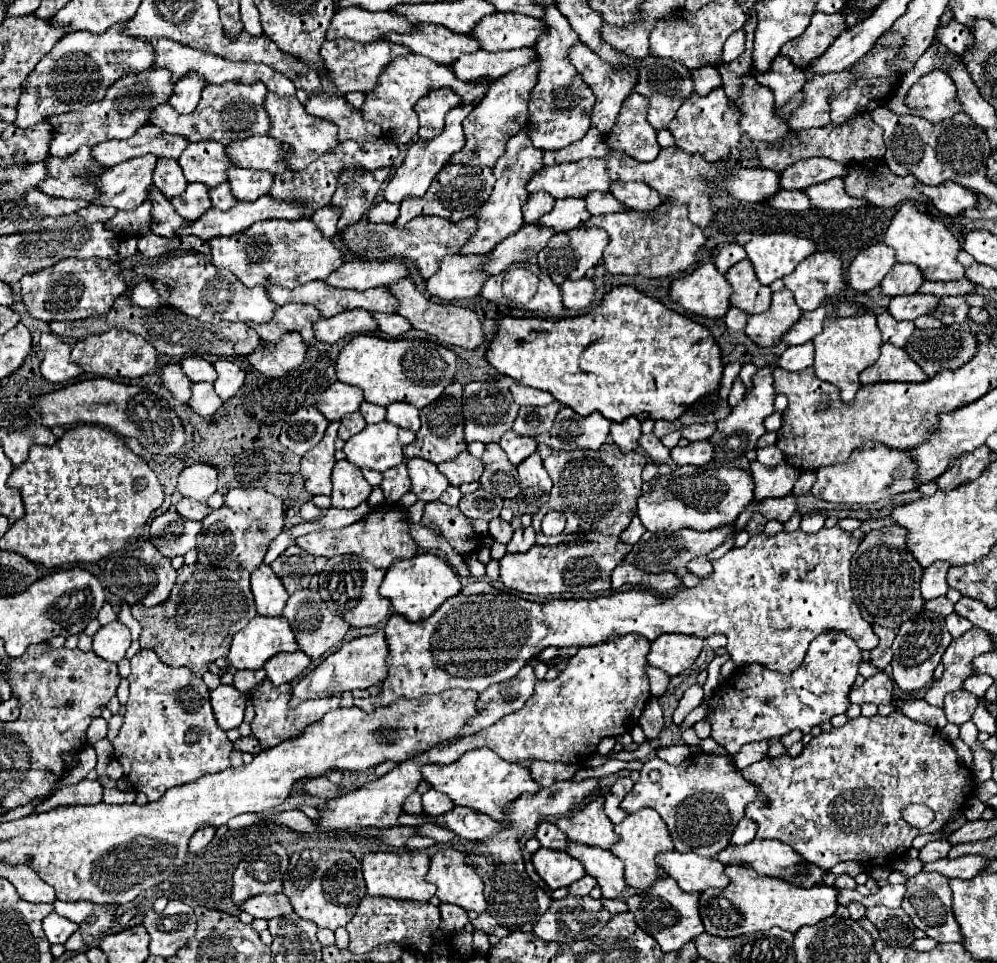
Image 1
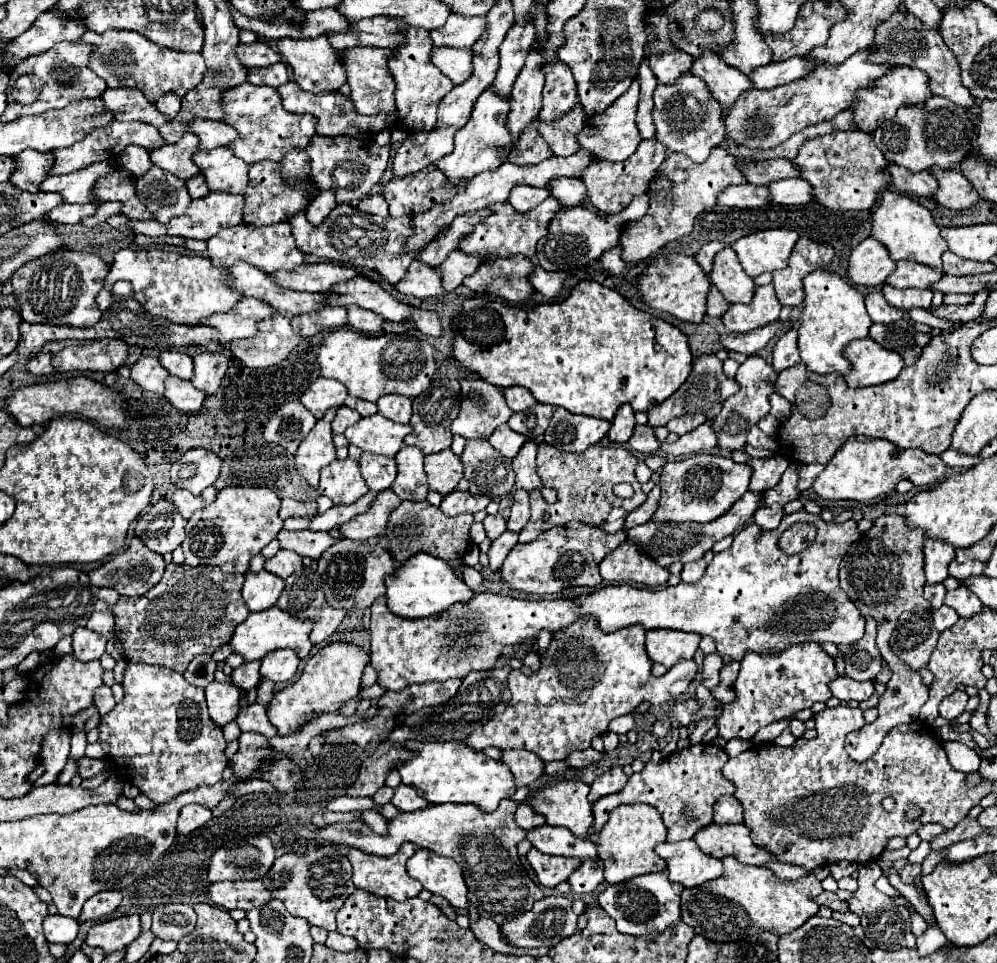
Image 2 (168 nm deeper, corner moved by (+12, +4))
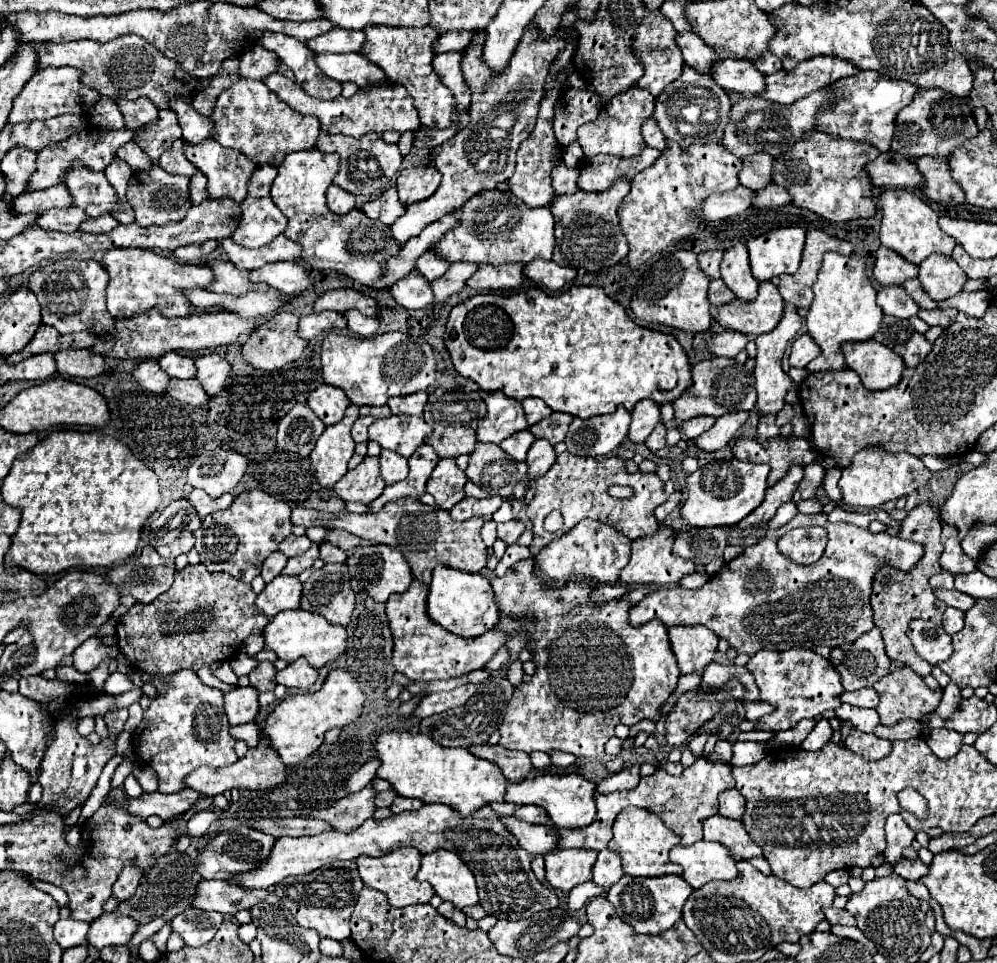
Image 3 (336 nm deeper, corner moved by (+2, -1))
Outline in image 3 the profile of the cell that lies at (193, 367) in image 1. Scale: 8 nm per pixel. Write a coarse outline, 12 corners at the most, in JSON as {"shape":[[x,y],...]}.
{"shape":[[178,352],[162,354],[158,364],[170,378],[194,378],[194,360]]}

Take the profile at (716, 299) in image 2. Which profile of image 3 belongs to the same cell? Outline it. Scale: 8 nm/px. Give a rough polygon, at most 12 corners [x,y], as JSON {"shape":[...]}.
{"shape":[[718,278],[710,282],[708,300],[714,308],[734,300],[732,290]]}

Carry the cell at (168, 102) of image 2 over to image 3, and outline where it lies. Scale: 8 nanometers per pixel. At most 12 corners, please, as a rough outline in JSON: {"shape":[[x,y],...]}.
{"shape":[[160,110],[158,120],[142,126],[134,142],[158,162],[182,138],[178,116]]}

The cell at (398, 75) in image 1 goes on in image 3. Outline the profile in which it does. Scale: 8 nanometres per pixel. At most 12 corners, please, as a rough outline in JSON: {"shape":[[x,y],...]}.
{"shape":[[316,54],[316,66],[336,82],[368,86],[386,74],[362,54]]}

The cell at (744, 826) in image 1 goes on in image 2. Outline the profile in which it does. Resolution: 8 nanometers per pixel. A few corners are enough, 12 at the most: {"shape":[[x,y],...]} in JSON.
{"shape":[[734,795],[714,805],[714,823],[744,823],[742,807]]}

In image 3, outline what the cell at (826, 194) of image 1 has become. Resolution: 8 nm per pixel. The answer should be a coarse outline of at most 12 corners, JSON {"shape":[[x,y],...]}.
{"shape":[[778,184],[756,190],[752,206],[776,208],[790,202],[788,192]]}

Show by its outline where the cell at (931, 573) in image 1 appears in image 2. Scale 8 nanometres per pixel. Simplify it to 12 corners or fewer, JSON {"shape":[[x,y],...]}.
{"shape":[[924,541],[926,585],[948,577],[956,551],[944,541]]}

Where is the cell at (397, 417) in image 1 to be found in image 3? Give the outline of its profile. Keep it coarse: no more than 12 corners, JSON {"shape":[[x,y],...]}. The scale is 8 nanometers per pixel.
{"shape":[[428,392],[388,400],[392,414],[422,416]]}

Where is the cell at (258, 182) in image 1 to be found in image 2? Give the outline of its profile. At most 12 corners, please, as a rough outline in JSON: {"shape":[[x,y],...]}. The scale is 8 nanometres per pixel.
{"shape":[[232,149],[198,151],[210,191],[242,195],[250,165]]}

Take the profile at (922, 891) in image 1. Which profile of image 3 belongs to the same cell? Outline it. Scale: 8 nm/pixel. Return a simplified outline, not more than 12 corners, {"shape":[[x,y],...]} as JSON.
{"shape":[[900,858],[894,872],[906,880],[920,880],[928,866],[920,860]]}

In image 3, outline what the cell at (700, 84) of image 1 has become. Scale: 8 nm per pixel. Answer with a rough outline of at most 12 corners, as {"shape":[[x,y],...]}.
{"shape":[[660,10],[636,30],[632,52],[654,96],[682,74],[676,30]]}

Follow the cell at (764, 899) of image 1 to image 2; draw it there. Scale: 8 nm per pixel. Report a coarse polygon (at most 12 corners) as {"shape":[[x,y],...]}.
{"shape":[[724,857],[682,891],[710,941],[786,935],[820,909],[814,875],[788,881]]}

